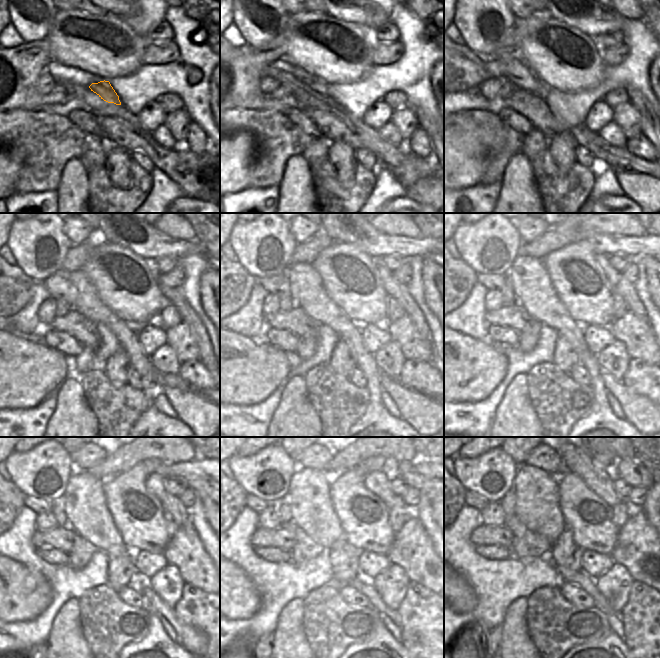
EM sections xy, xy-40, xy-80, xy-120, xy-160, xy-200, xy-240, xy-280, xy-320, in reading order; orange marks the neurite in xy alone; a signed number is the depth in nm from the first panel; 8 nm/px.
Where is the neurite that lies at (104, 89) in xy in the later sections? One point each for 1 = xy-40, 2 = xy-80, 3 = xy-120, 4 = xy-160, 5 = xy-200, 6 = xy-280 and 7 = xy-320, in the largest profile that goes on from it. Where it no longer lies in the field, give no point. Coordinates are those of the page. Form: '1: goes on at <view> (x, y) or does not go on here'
1: goes on at xy-40 (320, 87)
2: goes on at xy-80 (516, 69)
3: goes on at xy-120 (59, 287)
4: goes on at xy-160 (277, 284)
5: goes on at xy-200 (496, 282)
6: goes on at xy-280 (256, 504)
7: goes on at xy-320 (472, 499)

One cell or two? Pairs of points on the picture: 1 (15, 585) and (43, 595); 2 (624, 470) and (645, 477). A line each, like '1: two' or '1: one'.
1: one
2: one

